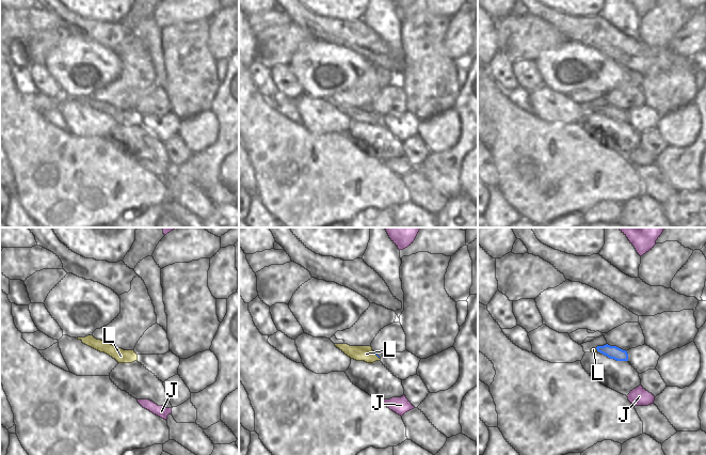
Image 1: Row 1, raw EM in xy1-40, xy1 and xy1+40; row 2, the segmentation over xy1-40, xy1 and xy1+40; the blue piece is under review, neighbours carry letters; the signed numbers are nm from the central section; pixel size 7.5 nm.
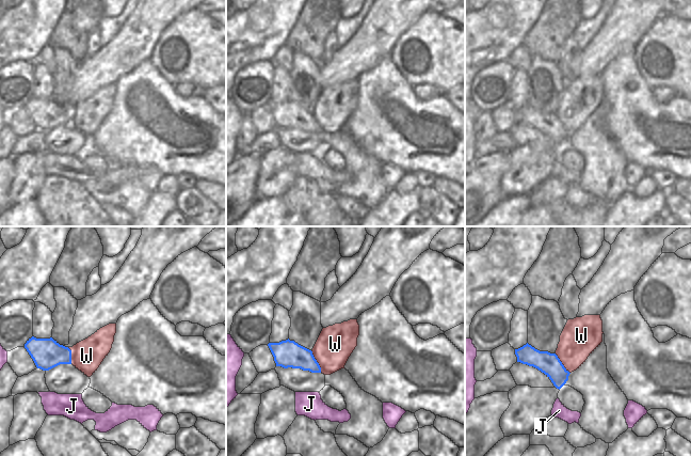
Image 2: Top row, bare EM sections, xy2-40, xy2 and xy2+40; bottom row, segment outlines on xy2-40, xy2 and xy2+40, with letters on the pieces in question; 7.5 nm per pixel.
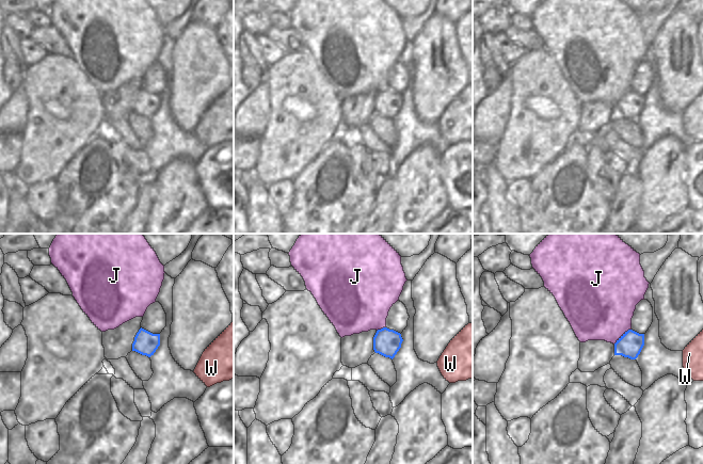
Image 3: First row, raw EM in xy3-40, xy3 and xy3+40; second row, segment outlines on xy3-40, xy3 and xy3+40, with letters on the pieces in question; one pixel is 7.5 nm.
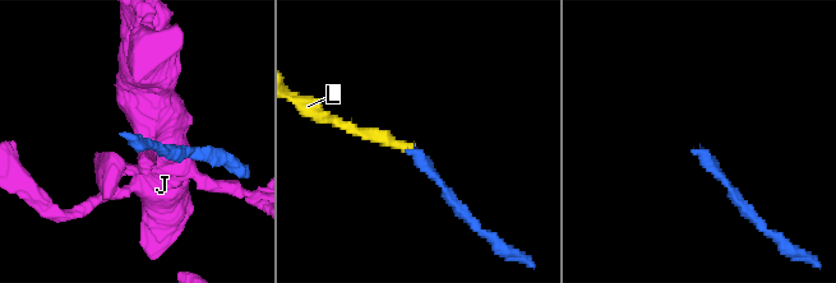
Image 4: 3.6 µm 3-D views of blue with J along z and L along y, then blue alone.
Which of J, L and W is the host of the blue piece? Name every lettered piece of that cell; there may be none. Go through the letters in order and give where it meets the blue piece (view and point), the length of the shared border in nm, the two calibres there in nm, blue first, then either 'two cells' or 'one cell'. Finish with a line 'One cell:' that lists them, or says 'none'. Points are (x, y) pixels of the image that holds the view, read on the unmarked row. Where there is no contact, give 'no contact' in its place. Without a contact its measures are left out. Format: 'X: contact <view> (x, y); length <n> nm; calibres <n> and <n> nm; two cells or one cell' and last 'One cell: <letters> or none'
J: contact xy3+40 (623, 96); length 180 nm; calibres 180 and 460 nm; two cells
L: contact xy1+40 (598, 112); length 60 nm; calibres 100 and 30 nm; one cell
W: contact xy2 (316, 122); length 190 nm; calibres 200 and 280 nm; two cells
One cell: L

